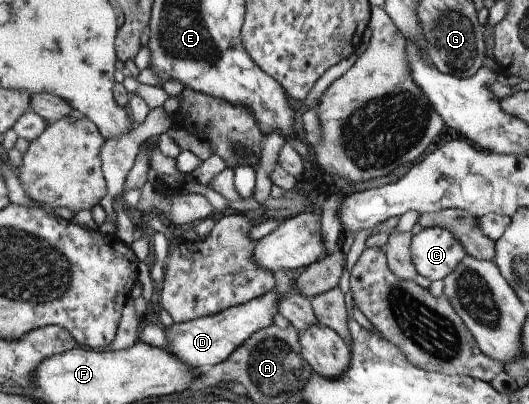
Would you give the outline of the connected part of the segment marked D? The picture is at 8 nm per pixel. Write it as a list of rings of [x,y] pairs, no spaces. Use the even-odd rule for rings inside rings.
[[[271,290],[259,298],[253,298],[245,304],[225,309],[217,314],[191,320],[191,322],[174,323],[171,328],[164,329],[165,338],[167,338],[165,348],[173,356],[189,364],[193,370],[205,371],[227,360],[255,332],[271,326],[274,316],[279,313],[277,304],[279,304],[277,294],[275,290]]]

